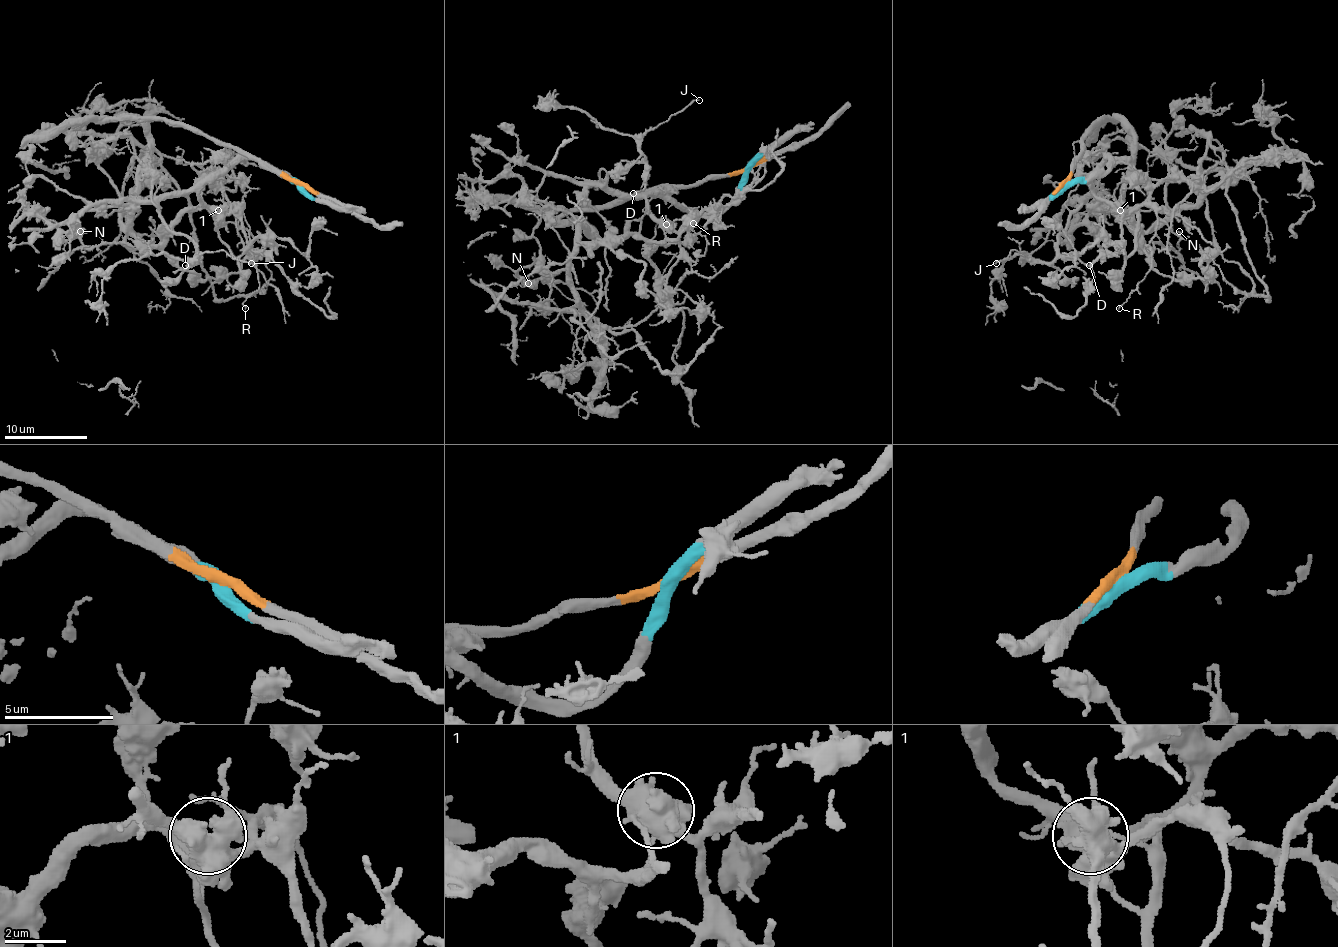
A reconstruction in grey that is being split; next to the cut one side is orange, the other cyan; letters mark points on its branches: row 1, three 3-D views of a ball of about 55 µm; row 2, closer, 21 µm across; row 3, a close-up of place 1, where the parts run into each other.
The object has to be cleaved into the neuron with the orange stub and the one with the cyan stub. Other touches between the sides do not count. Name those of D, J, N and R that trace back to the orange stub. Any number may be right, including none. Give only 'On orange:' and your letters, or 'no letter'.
On orange: N

